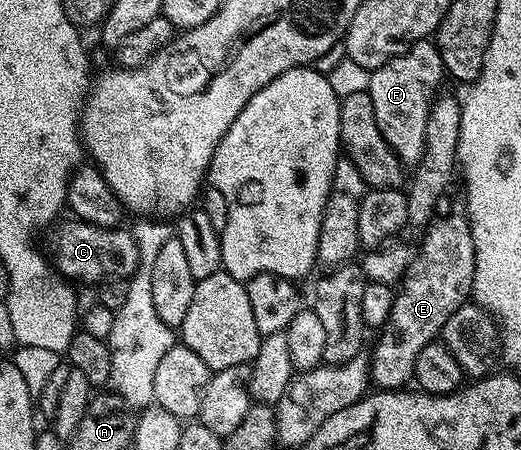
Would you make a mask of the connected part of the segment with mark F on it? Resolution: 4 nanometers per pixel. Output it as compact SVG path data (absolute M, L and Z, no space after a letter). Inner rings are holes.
M419 39L406 53L386 61L371 72L367 89L370 101L374 101L374 121L382 129L382 137L394 149L400 162L415 165L422 161L425 149L426 121L430 117L431 105L438 89L436 86L446 79L444 62L435 42Z

